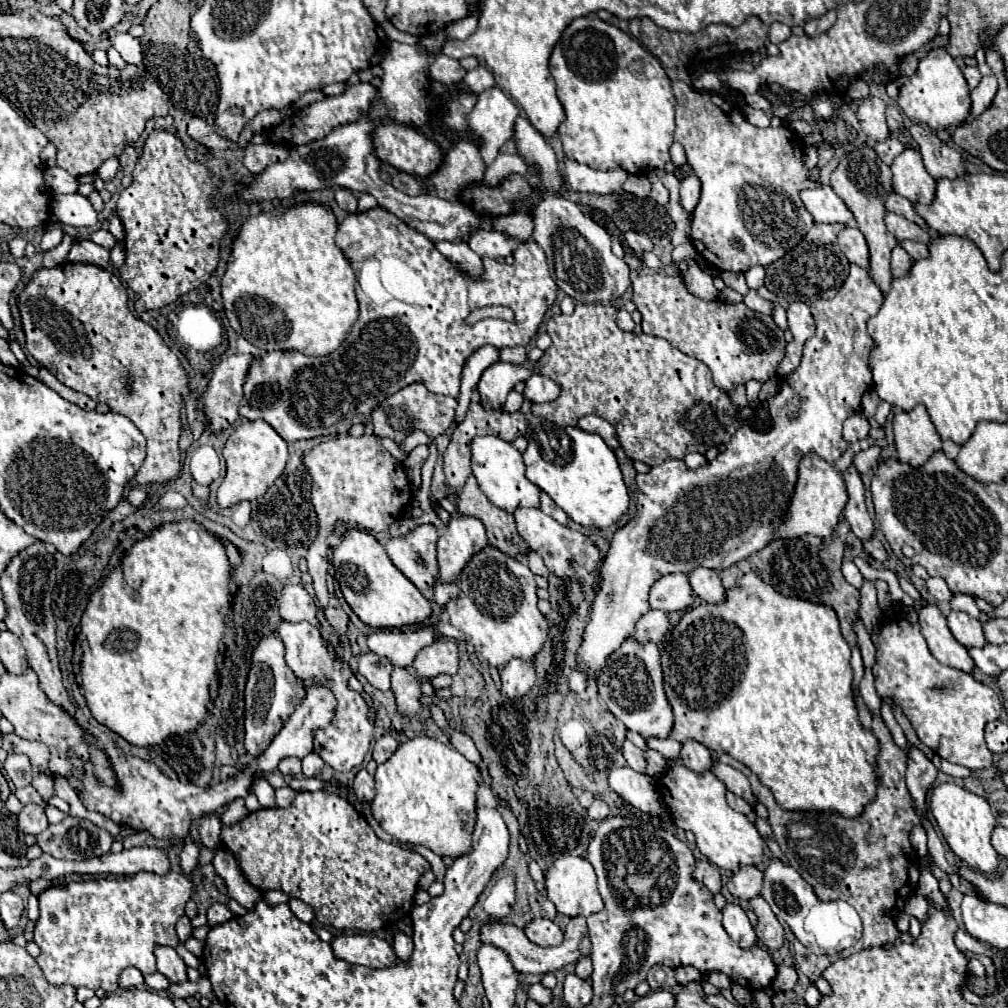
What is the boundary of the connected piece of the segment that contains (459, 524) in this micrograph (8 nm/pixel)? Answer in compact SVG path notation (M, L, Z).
M454 515L438 539L438 569L442 581L454 581L474 553L488 545L484 523Z

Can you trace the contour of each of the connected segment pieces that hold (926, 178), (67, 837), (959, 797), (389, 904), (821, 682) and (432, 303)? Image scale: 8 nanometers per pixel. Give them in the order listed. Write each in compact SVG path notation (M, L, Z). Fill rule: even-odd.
M906 147L892 163L892 187L898 195L918 201L932 203L936 179L926 171L922 157L916 149Z
M66 817L56 825L48 825L38 837L38 845L44 853L66 861L88 861L110 853L114 837L86 819Z
M940 783L930 793L930 811L950 845L950 849L972 869L982 873L994 873L998 867L998 853L990 843L992 829L996 827L996 819L992 817L990 805L984 797L966 791L956 783Z
M300 791L286 809L260 809L236 825L224 825L220 841L224 849L236 857L240 871L250 885L258 891L280 889L290 897L308 903L314 909L318 923L340 931L354 929L372 933L406 917L410 913L410 899L414 899L418 889L418 879L430 869L430 863L422 855L384 843L376 837L364 815L342 797L326 791Z
M746 573L736 587L726 591L726 599L722 605L700 603L698 607L690 609L682 615L680 623L672 629L668 643L662 647L662 671L664 671L664 691L668 701L674 709L674 727L670 737L676 741L696 739L698 743L706 745L714 753L728 753L730 757L744 763L762 785L766 785L776 803L782 809L790 811L838 811L844 817L858 817L874 797L876 797L876 755L878 755L878 741L876 737L858 723L858 711L852 697L852 667L850 667L850 647L844 641L838 625L836 611L828 605L810 603L798 597L784 597L772 589L766 581L760 581L758 573Z
M374 207L370 211L364 211L364 213L350 213L338 227L338 233L336 233L336 245L346 253L346 257L352 261L352 267L356 271L356 277L358 277L358 283L360 283L360 289L362 289L362 295L360 295L360 317L358 321L354 323L352 331L348 333L348 337L344 339L344 343L330 355L326 357L314 357L314 359L304 359L304 353L298 353L298 351L272 351L272 353L264 353L260 355L254 365L250 367L250 373L246 377L246 383L244 383L244 399L240 401L240 415L244 415L246 419L254 421L254 419L264 419L266 423L270 423L278 435L286 441L300 441L300 439L312 439L312 437L322 437L322 435L340 435L340 433L346 433L354 423L368 423L370 421L370 413L372 409L382 403L388 395L400 391L402 387L410 385L410 383L424 383L428 387L428 391L432 393L438 393L438 395L450 395L450 397L458 397L460 395L460 381L462 381L462 367L466 363L466 359L478 351L480 347L484 345L494 345L494 347L516 347L516 345L528 345L536 333L538 333L538 327L540 323L544 321L546 317L546 311L554 305L556 301L556 295L558 295L558 287L556 283L552 281L550 277L550 269L548 269L548 263L546 263L546 255L544 255L544 249L540 249L540 245L536 245L534 241L528 241L528 243L522 243L516 251L514 251L514 265L506 265L506 263L498 263L496 259L482 259L484 263L484 273L482 277L472 277L468 273L464 273L462 269L458 269L452 261L448 261L436 247L432 241L428 241L428 237L424 237L422 233L416 233L416 229L412 229L410 225L404 225L404 221L400 221L396 215L388 213L386 209L382 207ZM488 305L504 305L504 307L510 307L514 311L514 317L516 317L516 323L508 323L504 319L482 319L474 325L468 325L466 319L472 311L476 309L482 309L482 307L488 307Z

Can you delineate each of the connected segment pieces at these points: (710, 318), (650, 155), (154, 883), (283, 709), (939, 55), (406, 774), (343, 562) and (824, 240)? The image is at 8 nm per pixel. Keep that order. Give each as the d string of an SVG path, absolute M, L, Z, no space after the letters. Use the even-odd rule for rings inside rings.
M642 271L632 279L632 289L634 289L632 301L636 303L636 309L642 313L644 333L662 337L672 347L680 349L682 353L706 363L712 371L714 385L720 387L722 391L732 393L736 385L746 383L750 379L758 379L764 383L764 381L776 377L776 365L780 363L780 359L784 355L786 341L784 341L782 329L772 321L770 315L764 317L762 313L748 309L744 303L726 303L720 299L704 301L688 291L680 273L668 275L664 271Z
M598 17L574 19L550 55L550 73L566 113L558 135L568 159L600 171L622 167L636 175L670 161L668 149L674 143L670 79L660 61L628 33Z
M140 871L122 879L90 879L48 887L38 895L40 917L34 927L34 943L40 947L40 955L36 957L36 963L52 985L88 987L92 991L106 989L106 993L114 993L118 989L118 975L126 967L136 967L142 975L156 973L156 945L178 945L174 925L184 915L184 905L194 893L194 881L188 875L174 871L168 875Z
M264 633L264 637L260 639L260 643L256 645L256 649L252 653L252 665L250 665L246 689L244 689L244 703L246 703L244 747L246 747L246 751L254 757L260 755L262 751L266 751L270 741L284 727L284 721L288 721L288 717L300 705L294 701L302 701L304 697L306 697L304 685L300 685L300 681L296 681L296 675L292 673L292 669L288 669L288 665L284 661L284 643L280 641L278 633Z
M944 47L932 49L918 65L918 71L910 77L898 77L898 105L900 109L920 123L930 125L932 129L948 129L964 123L970 113L970 89L960 71L954 63L952 55Z
M414 737L402 743L386 763L378 765L374 779L376 797L370 803L370 811L374 811L374 819L386 833L410 845L424 845L440 857L460 857L472 849L472 831L476 823L476 791L482 777L478 767L454 747L428 737Z
M348 529L342 535L342 543L332 551L332 565L338 575L342 595L352 611L370 627L404 627L422 623L430 617L432 609L426 597L394 567L386 555L382 543L368 531Z
M814 223L812 229L804 235L804 241L796 249L788 251L780 261L774 261L766 267L764 285L778 297L790 301L812 303L816 299L832 299L840 285L848 277L848 259L836 245L838 231L844 229L840 223Z

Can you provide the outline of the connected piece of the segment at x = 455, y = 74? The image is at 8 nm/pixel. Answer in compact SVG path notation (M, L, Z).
M438 53L430 65L430 77L440 81L440 83L456 83L460 81L462 77L466 75L464 67L452 59L452 57L446 57L442 53Z

